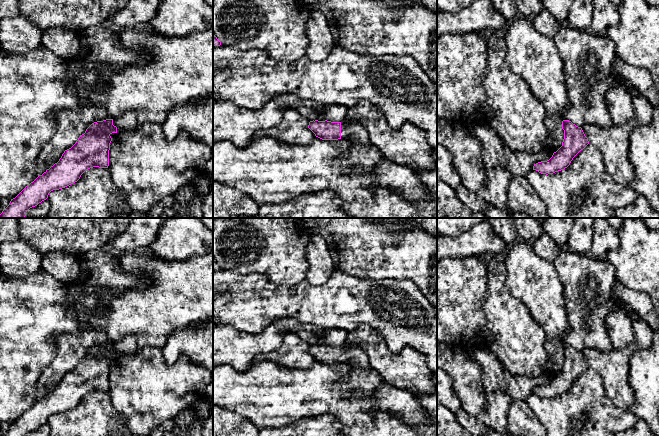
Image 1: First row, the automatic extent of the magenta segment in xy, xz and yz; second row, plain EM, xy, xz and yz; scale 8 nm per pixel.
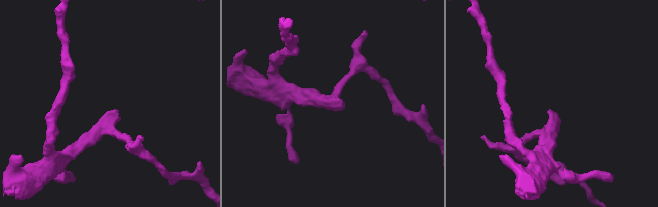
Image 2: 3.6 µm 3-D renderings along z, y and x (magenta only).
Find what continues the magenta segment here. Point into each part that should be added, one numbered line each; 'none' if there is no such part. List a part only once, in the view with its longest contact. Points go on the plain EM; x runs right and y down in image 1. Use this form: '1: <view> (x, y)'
1: xz (357, 357)

